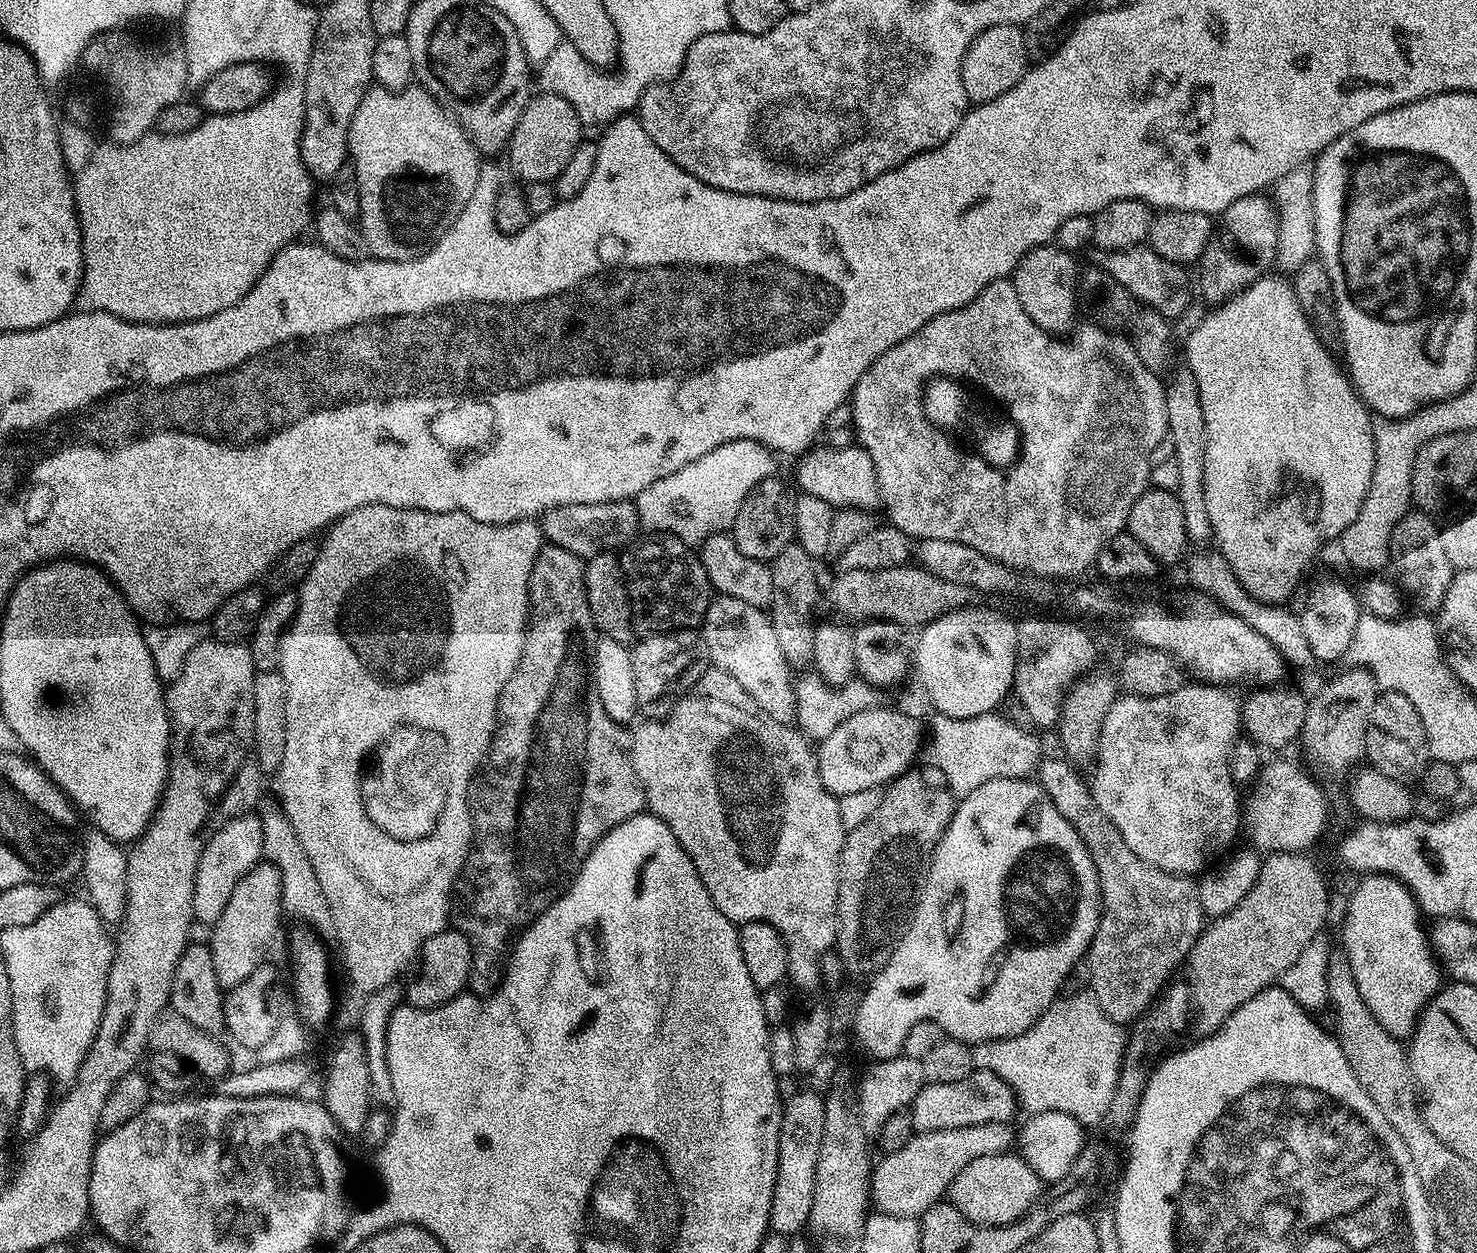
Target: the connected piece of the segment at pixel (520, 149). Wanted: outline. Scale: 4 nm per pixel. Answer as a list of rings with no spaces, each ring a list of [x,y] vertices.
[[[549,90],[545,96],[536,94],[528,101],[522,118],[518,118],[518,126],[514,126],[514,134],[508,140],[506,157],[512,163],[513,170],[521,176],[521,181],[546,184],[562,174],[562,166],[570,162],[570,154],[574,154],[581,142],[582,125],[572,101]]]

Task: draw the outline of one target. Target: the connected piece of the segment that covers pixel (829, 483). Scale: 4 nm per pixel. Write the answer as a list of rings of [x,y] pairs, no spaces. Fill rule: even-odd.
[[[859,446],[853,448],[813,447],[795,461],[796,480],[800,483],[799,491],[806,496],[822,498],[834,510],[838,508],[859,508],[876,510],[881,507],[878,474],[870,454]]]

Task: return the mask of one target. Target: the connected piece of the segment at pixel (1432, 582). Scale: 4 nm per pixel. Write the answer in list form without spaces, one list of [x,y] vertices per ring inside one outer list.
[[[1412,510],[1396,523],[1390,534],[1388,563],[1391,571],[1396,571],[1395,583],[1399,591],[1407,599],[1409,596],[1420,607],[1417,609],[1424,614],[1432,614],[1440,609],[1454,575],[1450,559],[1446,558],[1442,546],[1441,529],[1441,525],[1427,512]]]

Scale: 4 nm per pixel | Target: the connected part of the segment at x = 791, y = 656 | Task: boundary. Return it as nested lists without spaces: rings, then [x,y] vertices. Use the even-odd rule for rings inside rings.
[[[795,542],[782,546],[778,554],[770,562],[774,578],[774,594],[770,605],[770,619],[774,626],[774,635],[778,637],[778,647],[782,650],[782,658],[786,658],[788,667],[793,670],[804,670],[812,663],[814,654],[814,619],[812,610],[816,599],[821,599],[822,584],[816,577],[817,561],[802,546]]]

